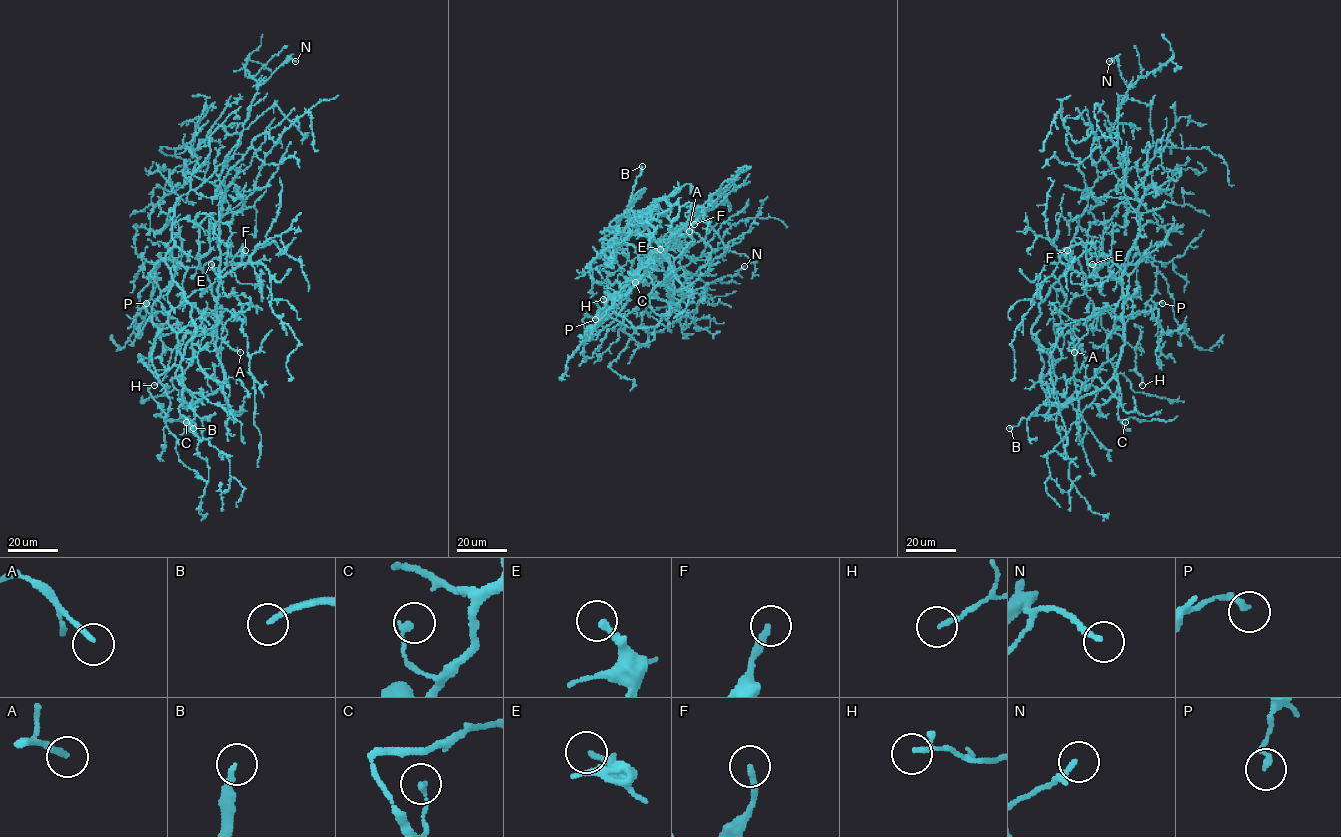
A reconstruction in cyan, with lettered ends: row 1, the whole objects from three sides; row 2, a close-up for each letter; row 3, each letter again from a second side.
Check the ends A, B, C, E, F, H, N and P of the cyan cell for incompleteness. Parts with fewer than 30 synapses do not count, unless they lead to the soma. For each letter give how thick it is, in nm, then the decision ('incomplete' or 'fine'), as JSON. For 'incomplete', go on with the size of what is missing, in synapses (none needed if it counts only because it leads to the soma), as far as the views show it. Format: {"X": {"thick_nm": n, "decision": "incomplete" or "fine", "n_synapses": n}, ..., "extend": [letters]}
{"A": {"thick_nm": 180, "decision": "fine"}, "B": {"thick_nm": 190, "decision": "incomplete"}, "C": {"thick_nm": 190, "decision": "fine"}, "E": {"thick_nm": 200, "decision": "fine"}, "F": {"thick_nm": 200, "decision": "incomplete", "n_synapses": 50}, "H": {"thick_nm": 110, "decision": "fine"}, "N": {"thick_nm": 190, "decision": "fine"}, "P": {"thick_nm": 240, "decision": "fine"}, "extend": ["B", "F"]}

